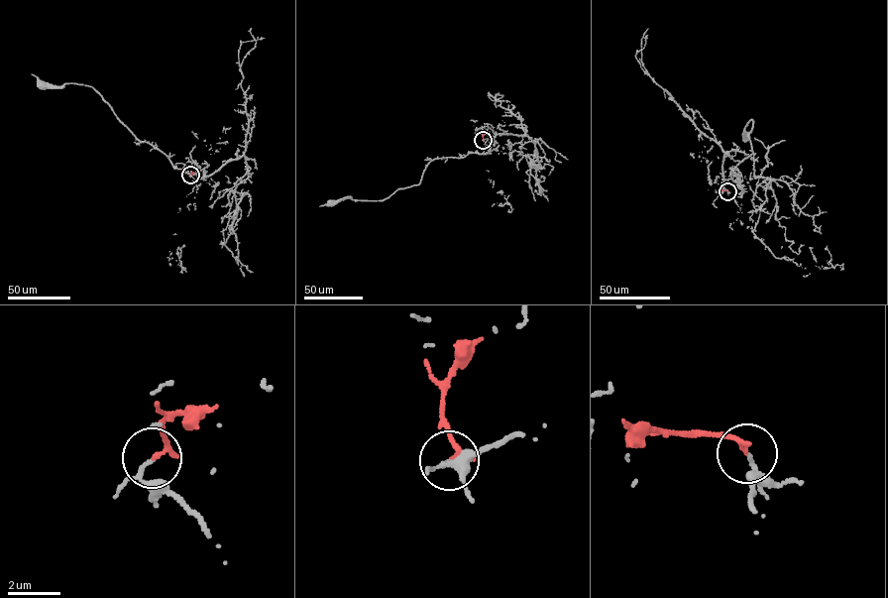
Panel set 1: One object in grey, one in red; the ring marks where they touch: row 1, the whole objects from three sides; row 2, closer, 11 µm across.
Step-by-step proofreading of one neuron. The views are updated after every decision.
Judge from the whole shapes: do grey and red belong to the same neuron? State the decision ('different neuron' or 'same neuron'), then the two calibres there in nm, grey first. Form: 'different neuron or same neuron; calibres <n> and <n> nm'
different neuron; calibres 110 and 180 nm

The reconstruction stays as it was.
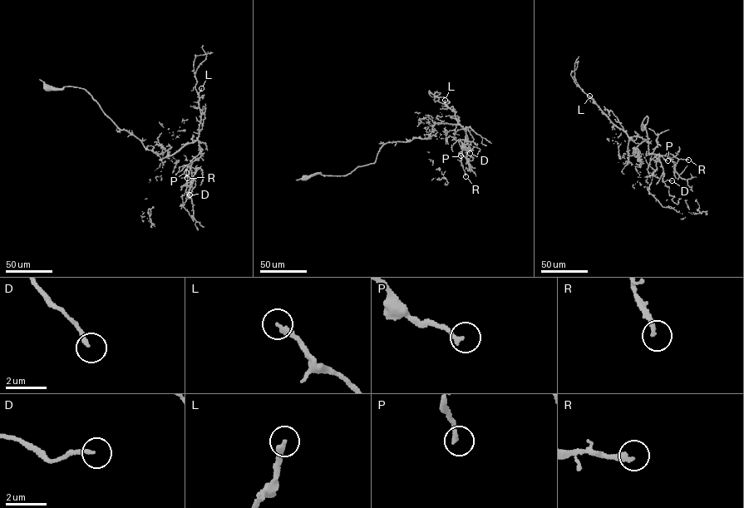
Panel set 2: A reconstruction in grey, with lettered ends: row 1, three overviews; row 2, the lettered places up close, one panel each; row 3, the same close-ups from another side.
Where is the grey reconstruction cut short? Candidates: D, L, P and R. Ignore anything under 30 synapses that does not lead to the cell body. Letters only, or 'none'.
R

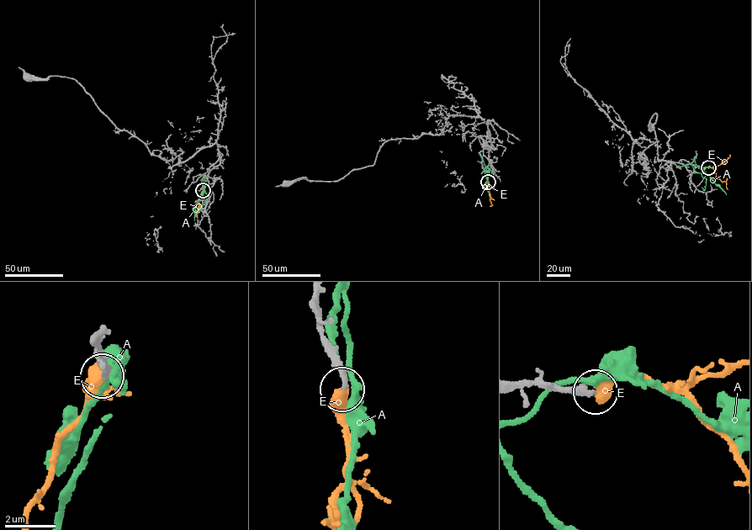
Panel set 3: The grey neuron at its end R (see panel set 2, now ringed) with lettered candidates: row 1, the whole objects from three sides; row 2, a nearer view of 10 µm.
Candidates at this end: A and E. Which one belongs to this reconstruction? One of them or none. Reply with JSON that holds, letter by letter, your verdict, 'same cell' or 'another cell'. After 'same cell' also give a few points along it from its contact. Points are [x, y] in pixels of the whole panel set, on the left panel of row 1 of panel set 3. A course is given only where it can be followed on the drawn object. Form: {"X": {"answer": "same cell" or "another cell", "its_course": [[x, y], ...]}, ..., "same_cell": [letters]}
{"A": {"answer": "another cell"}, "E": {"answer": "same cell", "its_course": [[203, 190], [198, 208], [203, 206]]}, "same_cell": ["E"]}

